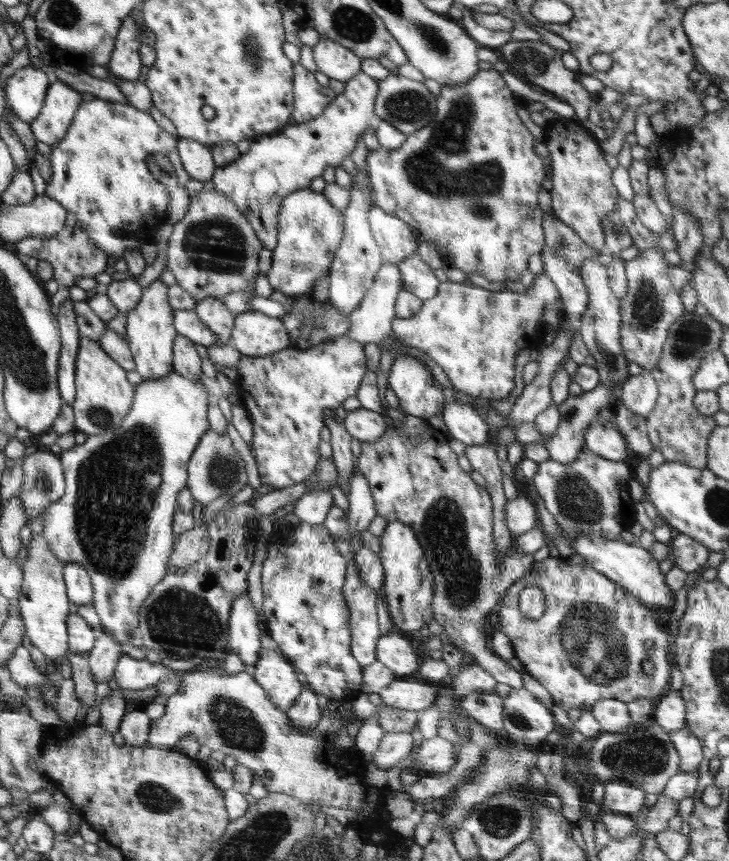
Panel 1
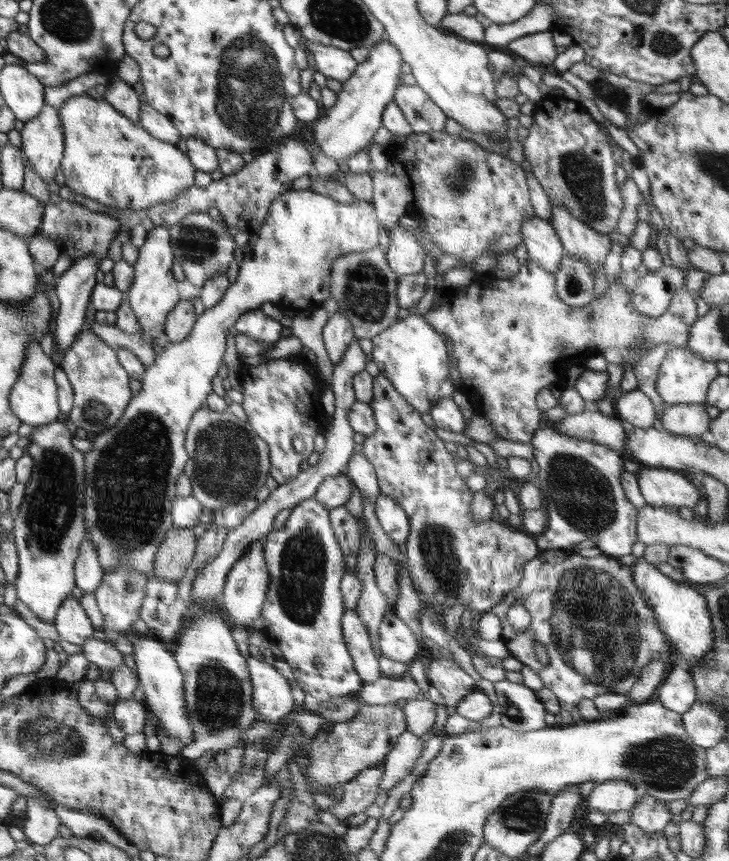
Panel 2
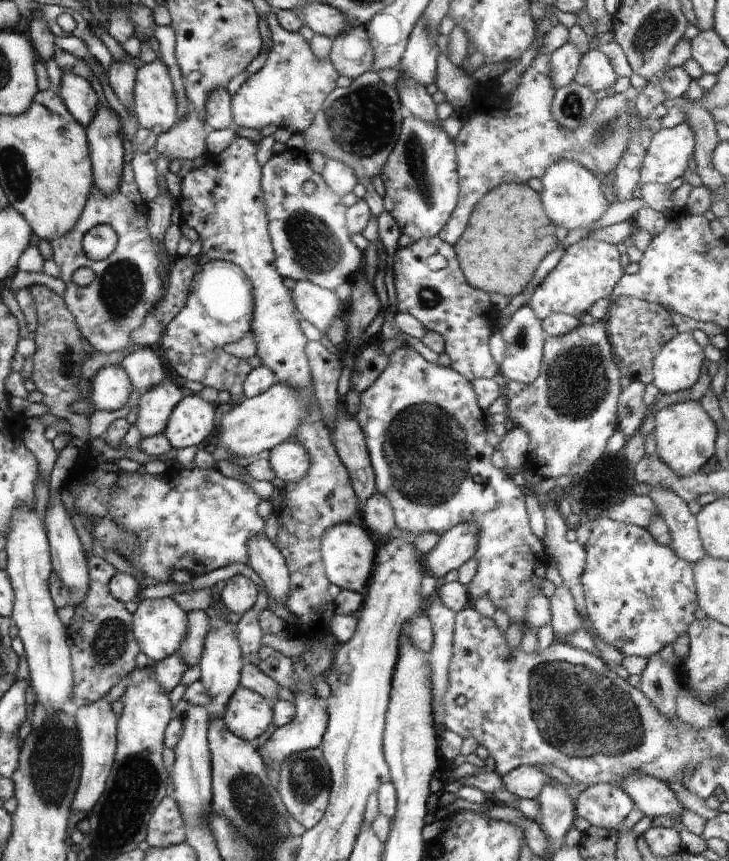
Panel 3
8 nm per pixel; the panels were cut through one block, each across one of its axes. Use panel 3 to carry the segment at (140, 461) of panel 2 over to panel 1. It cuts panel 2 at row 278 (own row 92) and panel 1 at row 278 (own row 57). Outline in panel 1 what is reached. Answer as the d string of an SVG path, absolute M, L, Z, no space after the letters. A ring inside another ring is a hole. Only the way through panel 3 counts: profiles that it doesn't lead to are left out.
M309 187L287 194L279 206L277 244L272 250L272 266L268 270L268 282L276 295L285 301L300 296L311 300L314 283L320 277L330 275L332 259L344 237L343 214L334 209L326 196Z

